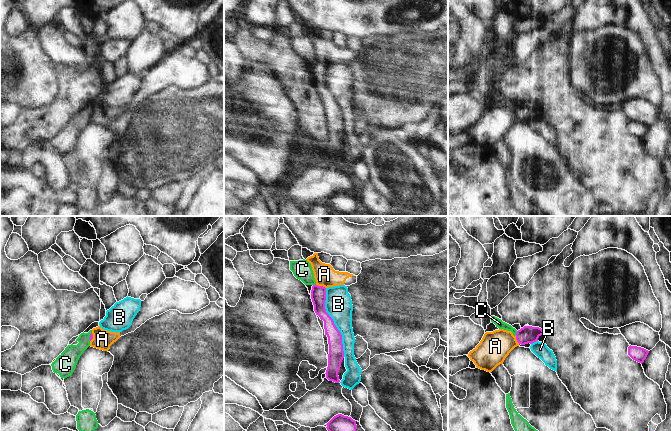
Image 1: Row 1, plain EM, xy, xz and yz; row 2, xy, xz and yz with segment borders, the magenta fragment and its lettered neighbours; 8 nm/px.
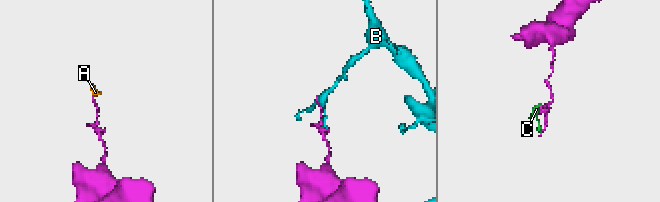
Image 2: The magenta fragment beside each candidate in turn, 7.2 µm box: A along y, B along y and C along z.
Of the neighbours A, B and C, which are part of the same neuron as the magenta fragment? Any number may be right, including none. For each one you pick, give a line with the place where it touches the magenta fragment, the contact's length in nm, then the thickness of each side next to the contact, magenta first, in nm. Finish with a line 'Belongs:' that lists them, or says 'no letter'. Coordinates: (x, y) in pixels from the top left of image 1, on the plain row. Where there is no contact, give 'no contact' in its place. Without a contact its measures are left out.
Belongs: no letter

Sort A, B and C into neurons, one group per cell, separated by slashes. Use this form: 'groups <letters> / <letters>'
groups A / B / C

